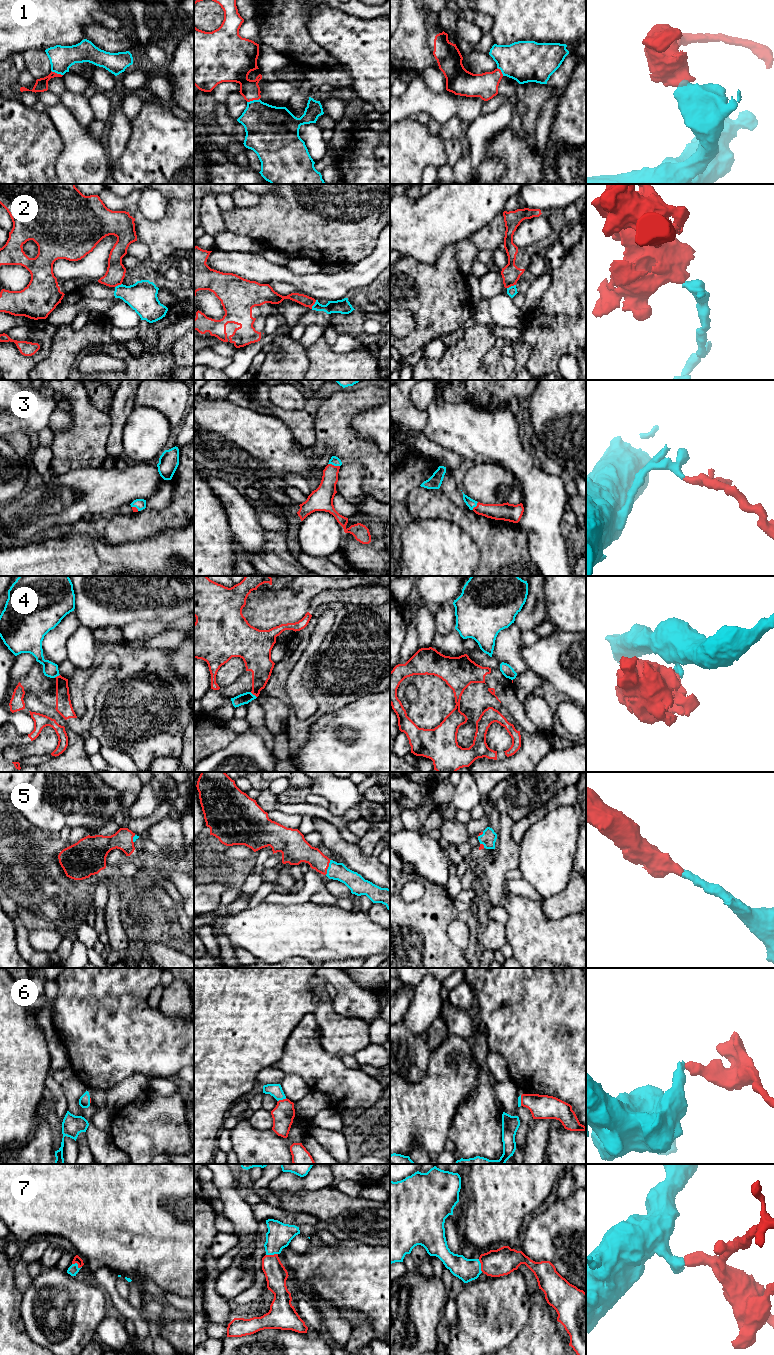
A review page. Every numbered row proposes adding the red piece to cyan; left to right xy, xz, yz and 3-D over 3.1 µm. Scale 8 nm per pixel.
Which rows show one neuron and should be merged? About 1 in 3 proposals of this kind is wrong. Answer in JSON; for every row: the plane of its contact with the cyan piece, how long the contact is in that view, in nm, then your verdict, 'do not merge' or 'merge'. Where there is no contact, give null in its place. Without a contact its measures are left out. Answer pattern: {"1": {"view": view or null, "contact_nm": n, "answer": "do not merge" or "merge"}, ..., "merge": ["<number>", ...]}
{"1": {"view": "xz", "contact_nm": 110, "answer": "do not merge"}, "2": {"view": "xz", "contact_nm": 80, "answer": "do not merge"}, "3": {"view": "xz", "contact_nm": 100, "answer": "merge"}, "4": {"view": "xz", "contact_nm": 70, "answer": "do not merge"}, "5": {"view": "xz", "contact_nm": 130, "answer": "merge"}, "6": {"view": "xz", "contact_nm": 80, "answer": "merge"}, "7": {"view": "xy", "contact_nm": 90, "answer": "merge"}, "merge": ["3", "5", "6", "7"]}

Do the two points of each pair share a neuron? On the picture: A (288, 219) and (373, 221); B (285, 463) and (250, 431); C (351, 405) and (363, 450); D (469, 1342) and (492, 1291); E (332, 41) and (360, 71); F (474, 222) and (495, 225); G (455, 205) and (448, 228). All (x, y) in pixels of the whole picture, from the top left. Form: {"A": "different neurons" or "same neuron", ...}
{"A": "same neuron", "B": "same neuron", "C": "same neuron", "D": "same neuron", "E": "same neuron", "F": "different neurons", "G": "same neuron"}

